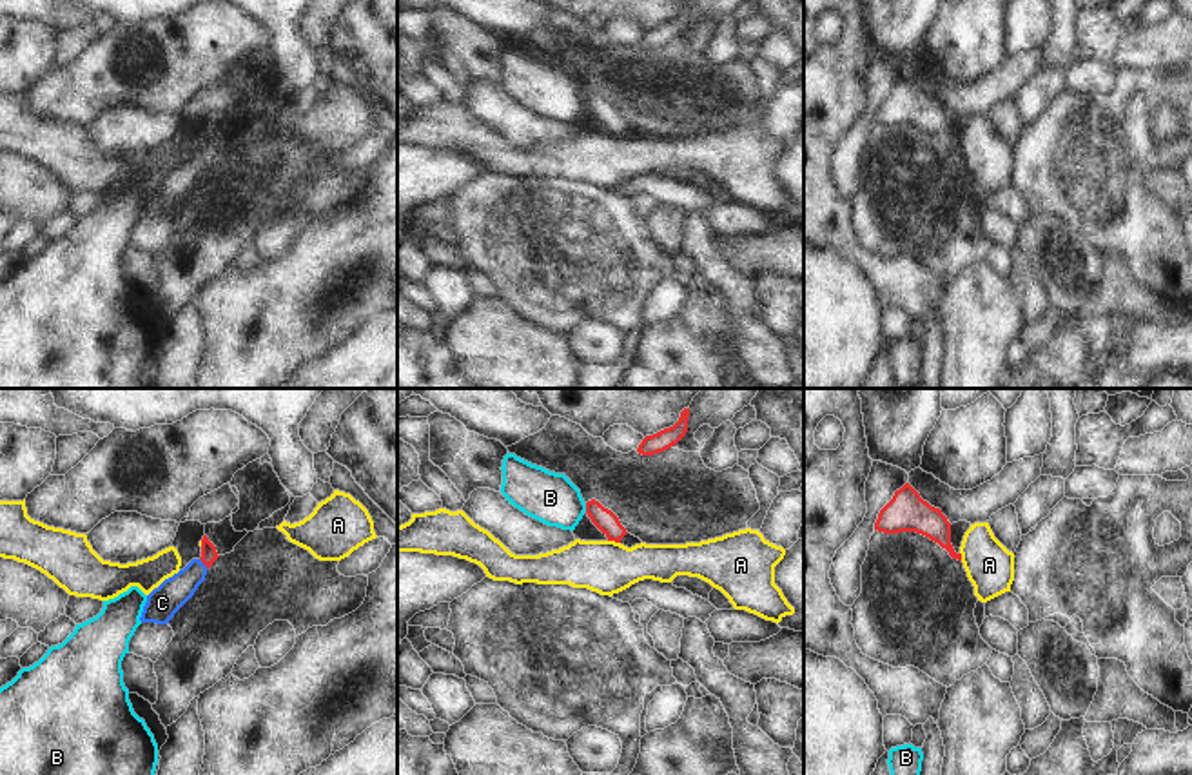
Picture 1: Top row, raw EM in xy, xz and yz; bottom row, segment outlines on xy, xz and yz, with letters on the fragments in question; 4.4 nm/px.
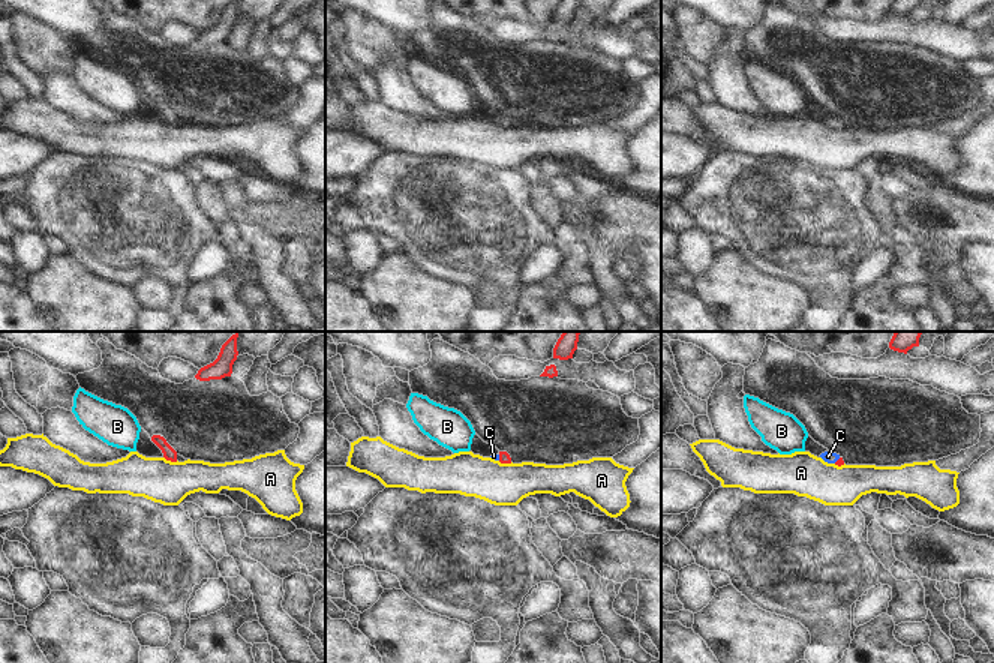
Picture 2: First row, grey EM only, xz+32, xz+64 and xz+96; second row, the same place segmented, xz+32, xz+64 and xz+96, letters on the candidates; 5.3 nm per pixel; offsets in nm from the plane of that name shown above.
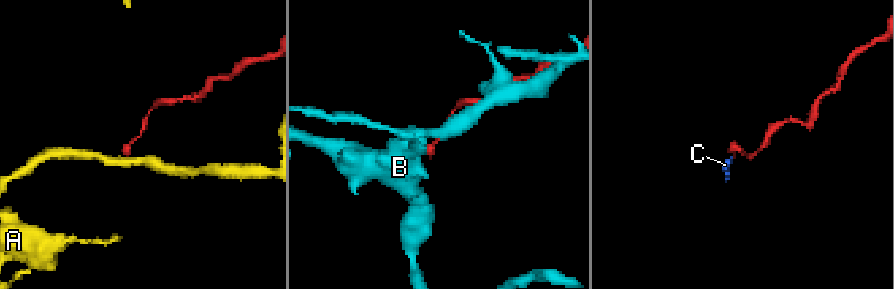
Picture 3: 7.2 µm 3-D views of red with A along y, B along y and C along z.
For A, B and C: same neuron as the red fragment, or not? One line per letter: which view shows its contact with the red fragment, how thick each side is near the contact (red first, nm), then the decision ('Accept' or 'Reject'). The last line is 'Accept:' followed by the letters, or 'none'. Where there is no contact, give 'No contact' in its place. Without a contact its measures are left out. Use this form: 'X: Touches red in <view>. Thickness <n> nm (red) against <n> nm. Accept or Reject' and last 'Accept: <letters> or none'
A: Touches red in xz. Thickness 100 nm (red) against 240 nm. Reject
B: Touches red in xz. Thickness 100 nm (red) against 220 nm. Reject
C: Touches red in xy. Thickness 70 nm (red) against 140 nm. Accept
Accept: C

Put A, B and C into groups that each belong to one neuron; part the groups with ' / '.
A / B / C

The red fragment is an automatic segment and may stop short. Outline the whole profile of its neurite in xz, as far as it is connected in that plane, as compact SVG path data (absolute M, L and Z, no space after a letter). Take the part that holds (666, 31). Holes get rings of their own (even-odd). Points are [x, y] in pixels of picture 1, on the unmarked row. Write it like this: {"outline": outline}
{"outline": "M684 2L673 20L664 22L653 29L646 29L639 38L637 45L642 49L653 49L677 38L688 25L688 11L689 2Z"}

